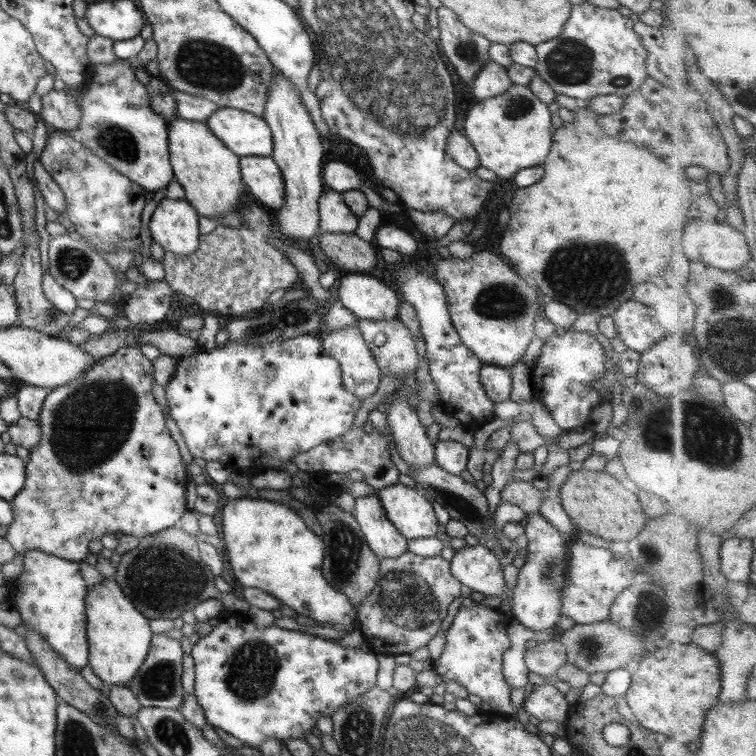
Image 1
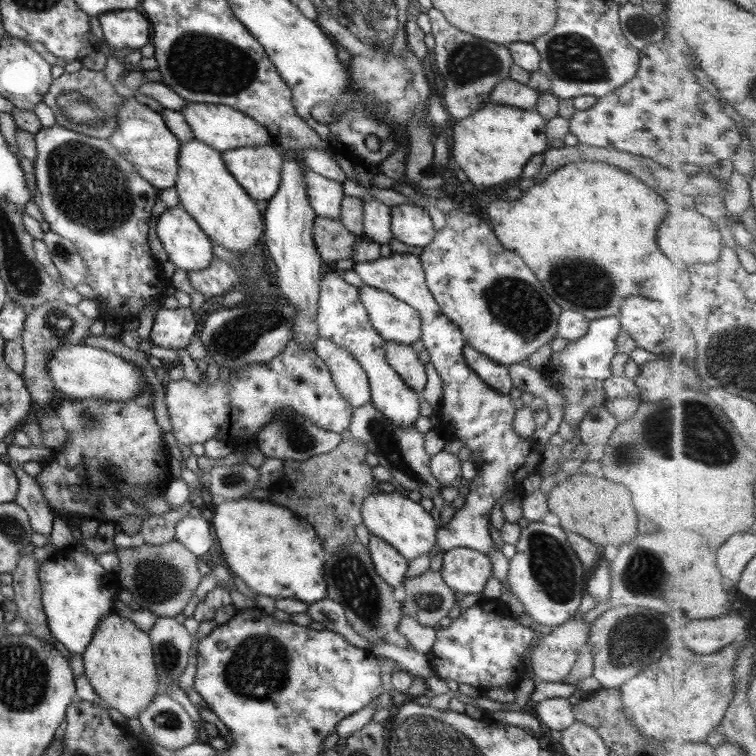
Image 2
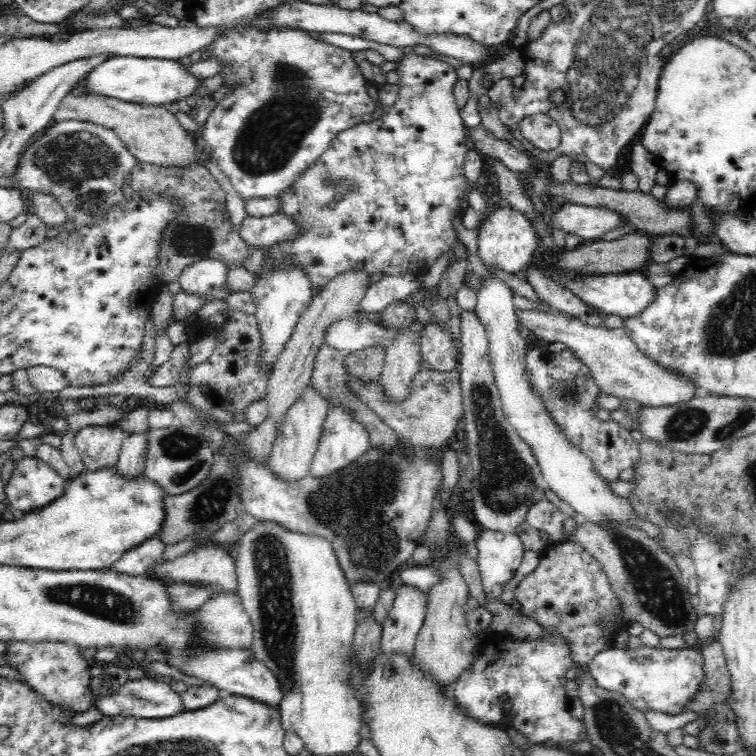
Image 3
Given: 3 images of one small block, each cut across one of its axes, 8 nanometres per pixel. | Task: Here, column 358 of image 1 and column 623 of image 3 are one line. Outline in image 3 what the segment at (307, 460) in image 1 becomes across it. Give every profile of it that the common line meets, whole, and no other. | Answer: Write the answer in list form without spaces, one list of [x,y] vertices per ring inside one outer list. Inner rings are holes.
[[[547,344],[528,350],[525,356],[527,381],[538,394],[550,417],[564,436],[581,450],[600,473],[604,481],[614,483],[627,469],[636,468],[640,460],[638,437],[616,421],[603,422],[597,418],[602,409],[597,397],[602,393],[595,384],[586,364],[583,364],[564,344]]]

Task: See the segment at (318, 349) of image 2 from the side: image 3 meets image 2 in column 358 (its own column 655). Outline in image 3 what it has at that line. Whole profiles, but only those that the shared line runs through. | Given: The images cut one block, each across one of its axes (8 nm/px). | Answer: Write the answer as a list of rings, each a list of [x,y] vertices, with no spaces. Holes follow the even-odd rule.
[[[516,307],[514,313],[518,329],[526,328],[533,335],[533,339],[545,344],[564,344],[574,352],[577,358],[588,366],[595,384],[606,395],[613,395],[619,400],[632,400],[642,407],[670,407],[690,401],[690,398],[700,394],[686,378],[673,374],[645,358],[624,329],[608,329],[604,325],[595,327],[582,318],[564,314],[553,308],[546,312]]]

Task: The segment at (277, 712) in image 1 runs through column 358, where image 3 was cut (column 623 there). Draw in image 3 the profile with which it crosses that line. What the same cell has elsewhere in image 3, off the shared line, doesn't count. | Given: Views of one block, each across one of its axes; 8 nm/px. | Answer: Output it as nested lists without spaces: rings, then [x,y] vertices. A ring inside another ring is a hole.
[[[613,646],[593,656],[588,667],[600,688],[619,692],[634,708],[672,715],[682,713],[684,704],[696,694],[696,688],[704,678],[699,647],[666,649],[642,646],[628,650]]]

